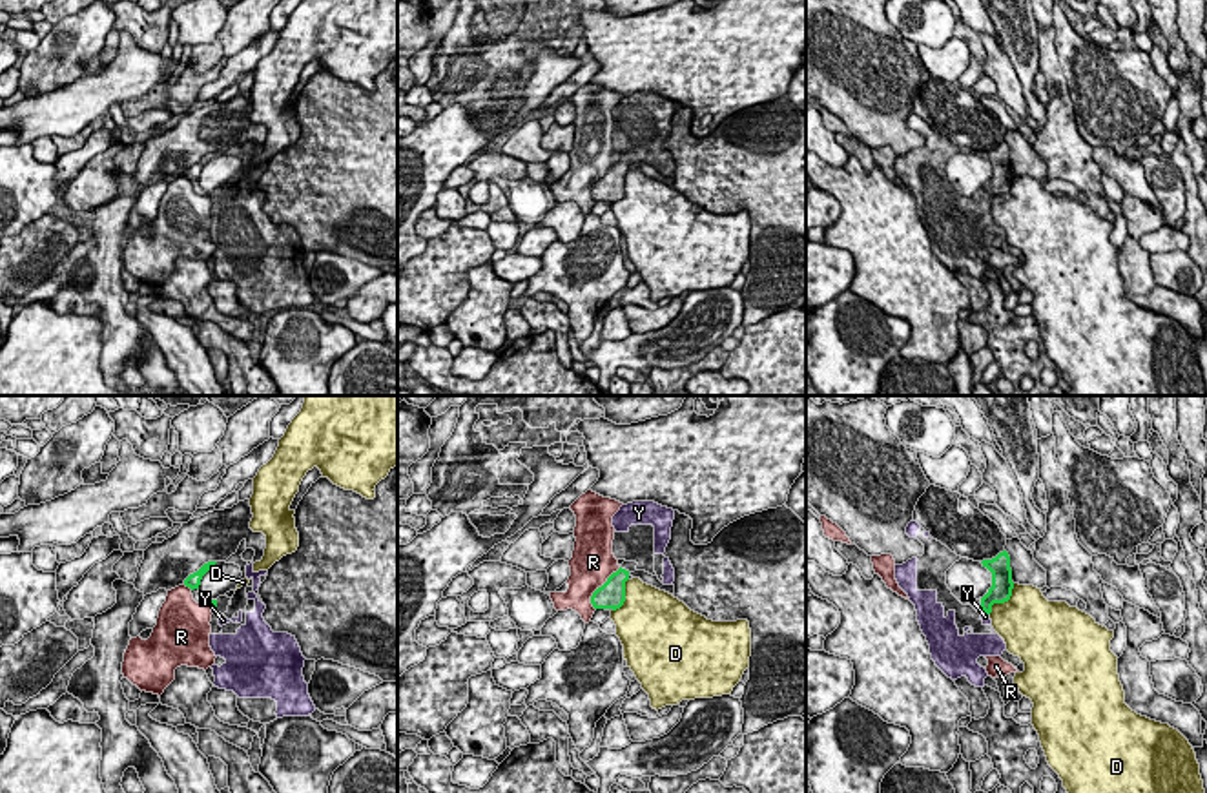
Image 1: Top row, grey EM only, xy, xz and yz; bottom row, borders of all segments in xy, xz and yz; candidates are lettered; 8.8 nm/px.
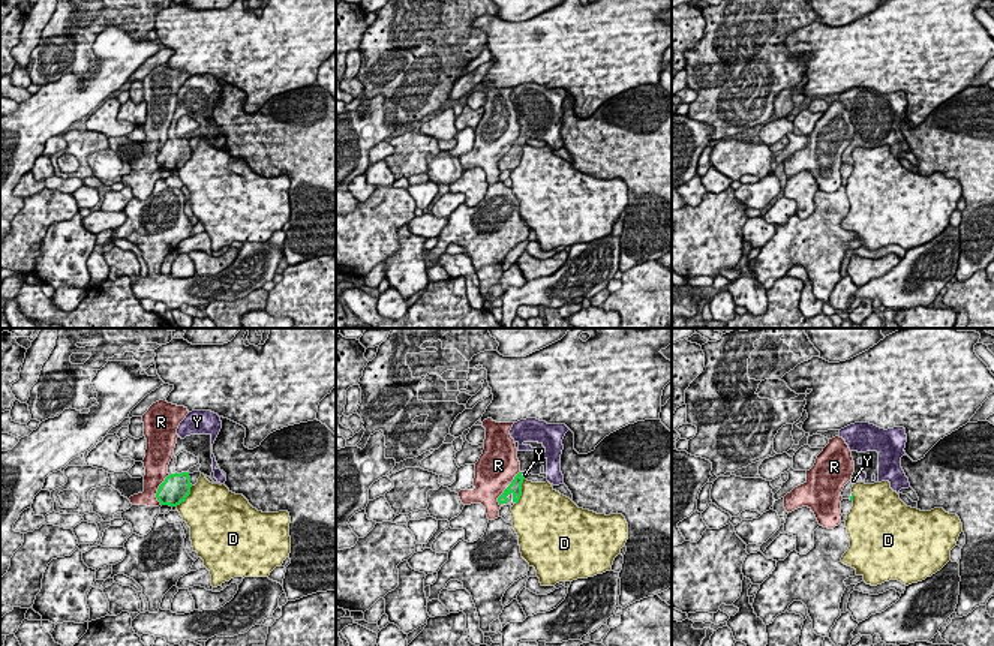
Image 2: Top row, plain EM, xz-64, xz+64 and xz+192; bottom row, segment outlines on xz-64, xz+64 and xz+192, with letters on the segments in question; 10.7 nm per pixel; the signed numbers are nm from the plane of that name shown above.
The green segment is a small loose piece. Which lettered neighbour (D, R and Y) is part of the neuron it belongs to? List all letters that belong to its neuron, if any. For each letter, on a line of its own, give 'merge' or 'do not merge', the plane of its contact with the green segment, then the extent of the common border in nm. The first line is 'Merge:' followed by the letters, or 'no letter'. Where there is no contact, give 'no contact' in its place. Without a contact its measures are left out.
Merge: Y
D: do not merge; meets green in yz; contact 360 nm long
R: do not merge; meets green in xz; contact 440 nm long
Y: merge; meets green in yz; contact 70 nm long

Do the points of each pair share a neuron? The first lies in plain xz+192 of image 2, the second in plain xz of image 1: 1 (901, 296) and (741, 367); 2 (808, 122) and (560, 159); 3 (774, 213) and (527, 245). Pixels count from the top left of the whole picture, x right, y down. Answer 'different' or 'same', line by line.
1: different
2: different
3: same

